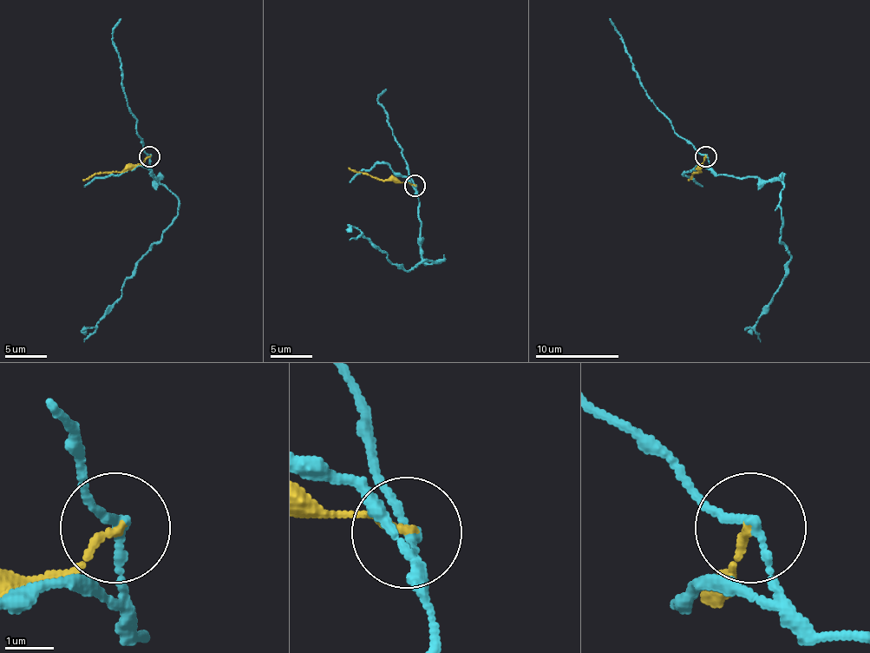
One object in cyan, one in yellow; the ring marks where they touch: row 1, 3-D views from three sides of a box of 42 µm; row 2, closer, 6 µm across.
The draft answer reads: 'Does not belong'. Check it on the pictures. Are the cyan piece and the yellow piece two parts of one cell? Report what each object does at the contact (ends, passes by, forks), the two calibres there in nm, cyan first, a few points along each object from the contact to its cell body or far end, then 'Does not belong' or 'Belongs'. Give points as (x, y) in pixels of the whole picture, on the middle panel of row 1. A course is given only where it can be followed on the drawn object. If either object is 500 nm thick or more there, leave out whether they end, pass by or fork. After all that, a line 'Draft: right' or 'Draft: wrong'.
At the ring cyan passes by. At the ring yellow ends. Thickness 170 nm (cyan) against 150 nm. Course of cyan: (414, 186), (422, 260), (443, 261), (424, 260), (405, 270), (362, 234), (349, 240). Course of yellow: (414, 186), (408, 181), (368, 175), (349, 167). Does not belong
Draft: right

